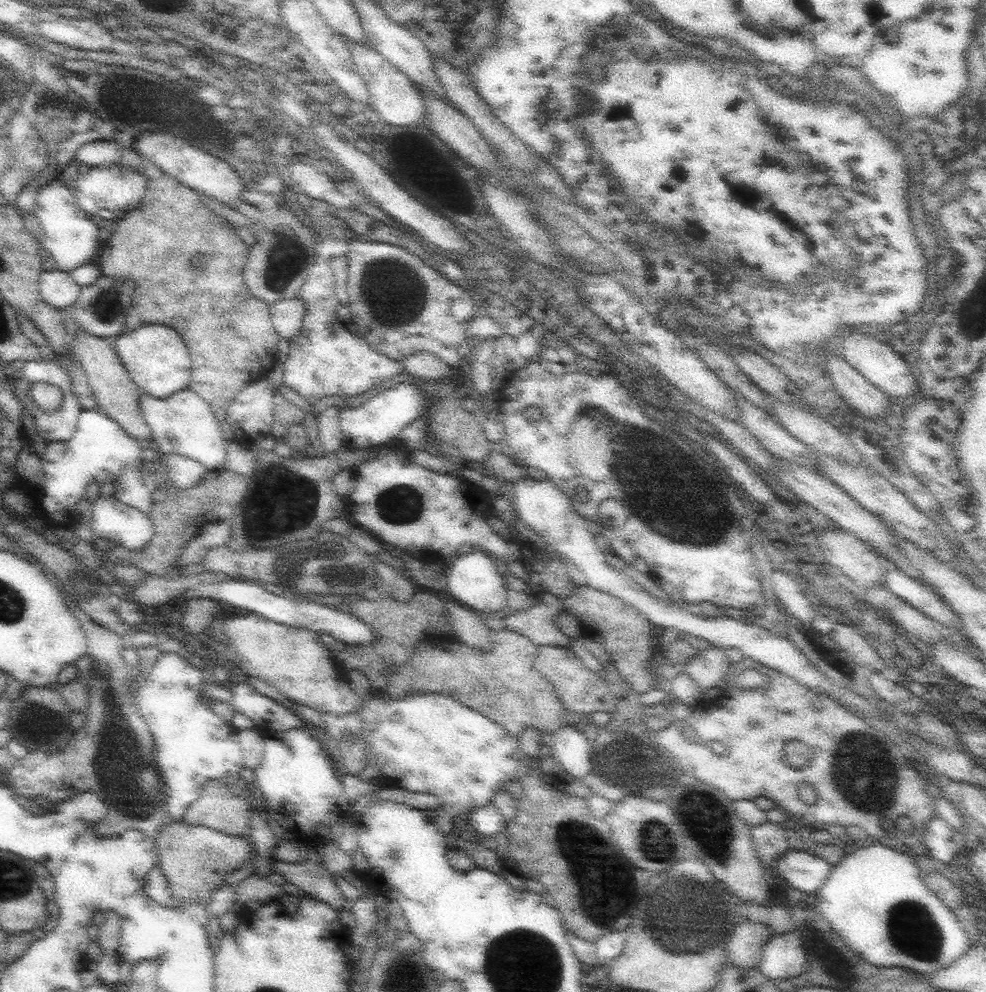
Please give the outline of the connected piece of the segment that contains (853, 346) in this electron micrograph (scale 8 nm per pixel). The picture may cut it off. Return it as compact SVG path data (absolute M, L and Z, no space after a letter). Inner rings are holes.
M851 332L843 340L843 358L861 374L865 376L871 384L875 384L881 392L885 392L889 398L905 398L917 390L917 382L913 380L913 372L909 372L905 360L887 344L877 342L871 336L863 336L857 332Z

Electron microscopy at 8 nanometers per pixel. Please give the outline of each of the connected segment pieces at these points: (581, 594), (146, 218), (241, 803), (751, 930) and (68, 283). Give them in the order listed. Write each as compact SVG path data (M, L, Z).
M579 586L567 600L563 600L563 606L567 614L573 614L581 620L583 638L593 638L607 648L615 670L637 694L655 688L659 678L651 674L649 660L651 648L657 644L657 628L645 614L641 614L635 606L625 604L621 598L615 598L601 590L593 590L591 586Z
M139 156L145 166L145 176L149 180L145 198L135 210L129 212L129 216L117 220L117 228L111 230L111 238L101 242L99 270L105 276L135 282L131 308L125 316L125 334L133 332L133 328L143 324L165 324L179 332L185 346L189 348L193 362L189 388L209 404L223 438L231 442L237 434L233 434L231 426L227 424L227 408L249 382L267 378L279 352L277 346L281 338L271 322L271 306L255 298L243 280L243 266L249 258L249 246L239 240L233 226L227 224L227 220L223 220L221 216L217 216L215 210L209 210L197 190L187 188L173 176L165 174L161 168L151 164L147 156Z
M209 780L203 786L201 796L187 808L187 812L181 820L191 824L191 826L209 826L209 828L227 832L231 836L241 836L241 838L251 840L251 836L249 836L249 830L251 830L249 818L253 814L255 814L255 806L251 806L237 788L231 788L231 786L223 784L221 780Z
M743 920L737 924L727 942L727 964L739 968L741 972L757 970L765 944L773 938L773 930L765 924L755 924Z
M45 270L39 276L41 298L59 310L69 310L81 296L81 286L73 280L71 272L63 270Z

